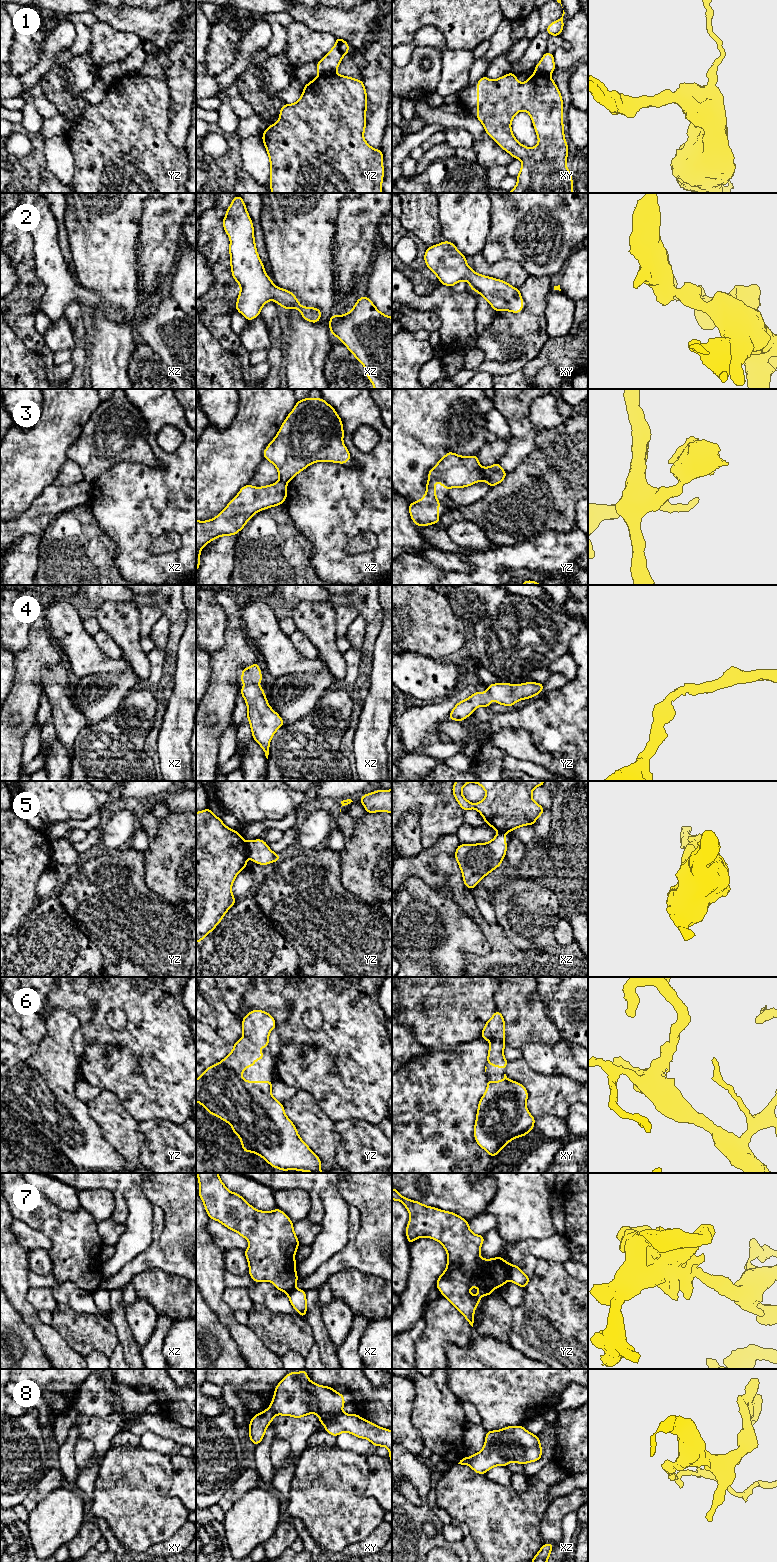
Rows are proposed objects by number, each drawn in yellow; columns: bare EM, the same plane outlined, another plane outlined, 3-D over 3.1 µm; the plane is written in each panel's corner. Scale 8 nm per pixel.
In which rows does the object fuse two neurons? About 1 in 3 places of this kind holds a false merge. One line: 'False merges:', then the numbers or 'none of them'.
False merges: 1, 3, 5, 7, 8

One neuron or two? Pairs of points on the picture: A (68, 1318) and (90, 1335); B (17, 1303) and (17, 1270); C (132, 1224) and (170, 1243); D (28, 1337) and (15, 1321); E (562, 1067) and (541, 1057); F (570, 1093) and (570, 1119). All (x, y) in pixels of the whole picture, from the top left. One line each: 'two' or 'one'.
A: one
B: one
C: two
D: one
E: one
F: two

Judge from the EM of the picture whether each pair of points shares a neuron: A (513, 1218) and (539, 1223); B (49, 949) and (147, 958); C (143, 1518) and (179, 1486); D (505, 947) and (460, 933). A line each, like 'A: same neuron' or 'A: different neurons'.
A: same neuron
B: different neurons
C: different neurons
D: different neurons

